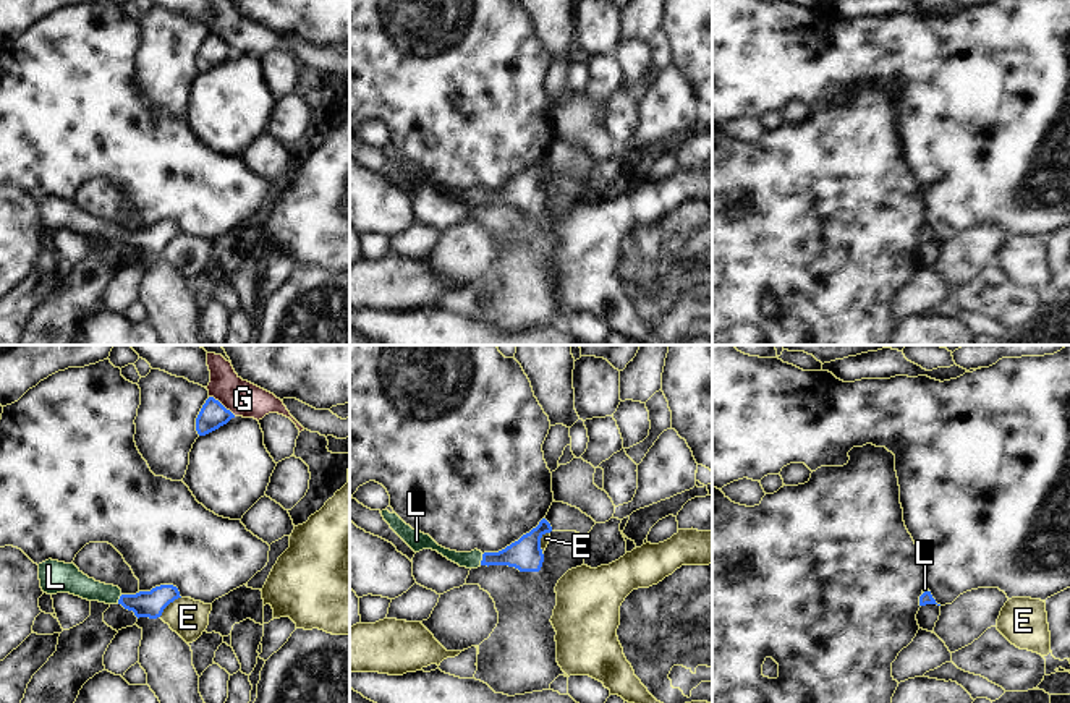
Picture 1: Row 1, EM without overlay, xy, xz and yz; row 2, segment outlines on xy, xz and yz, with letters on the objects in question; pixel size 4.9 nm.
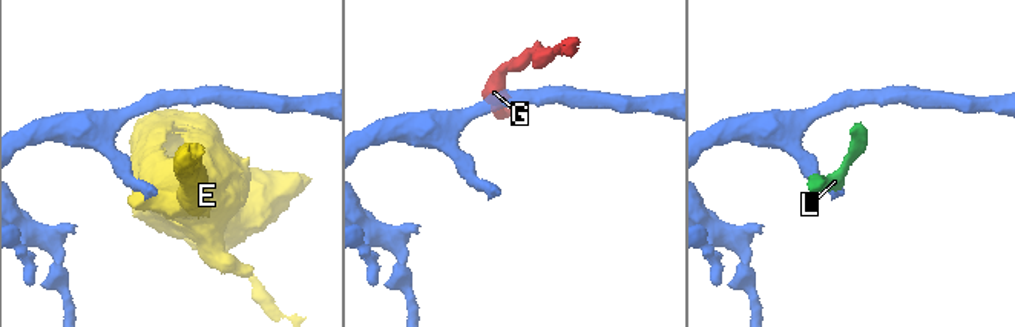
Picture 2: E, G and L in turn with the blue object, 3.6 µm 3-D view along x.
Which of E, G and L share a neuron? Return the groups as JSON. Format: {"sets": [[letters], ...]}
{"sets": [["E"], ["G"], ["L"]]}

